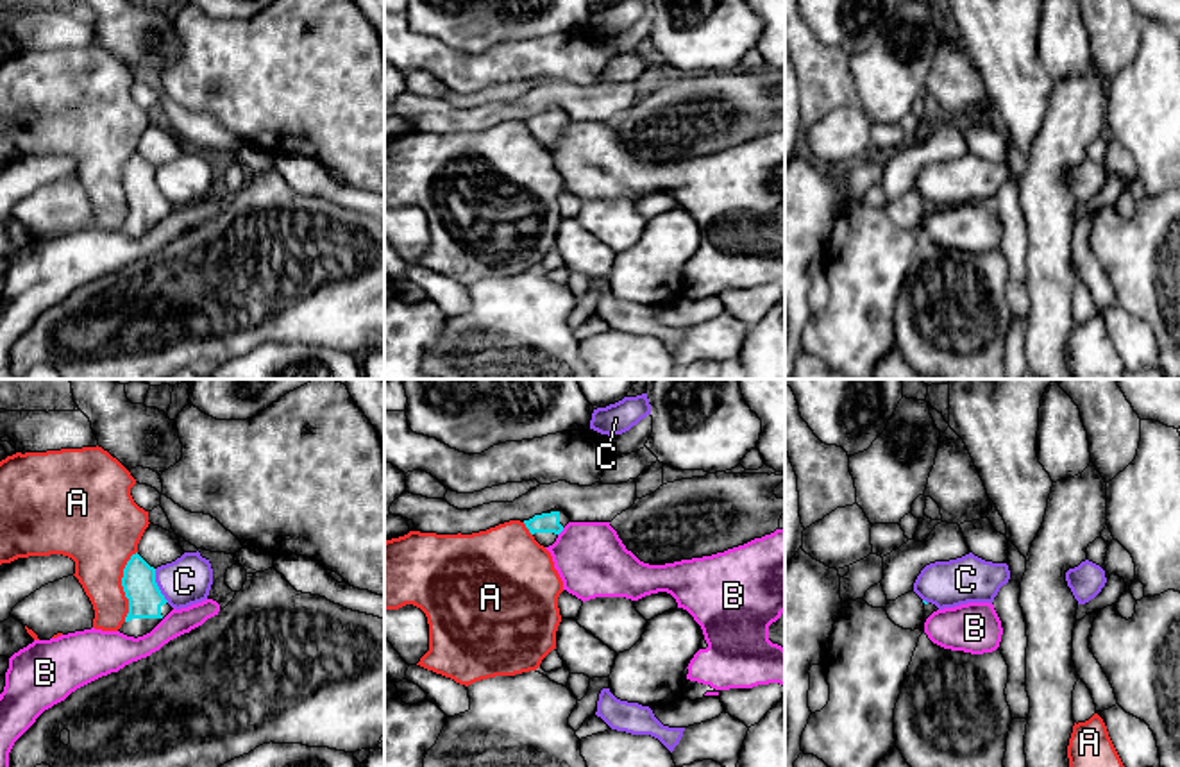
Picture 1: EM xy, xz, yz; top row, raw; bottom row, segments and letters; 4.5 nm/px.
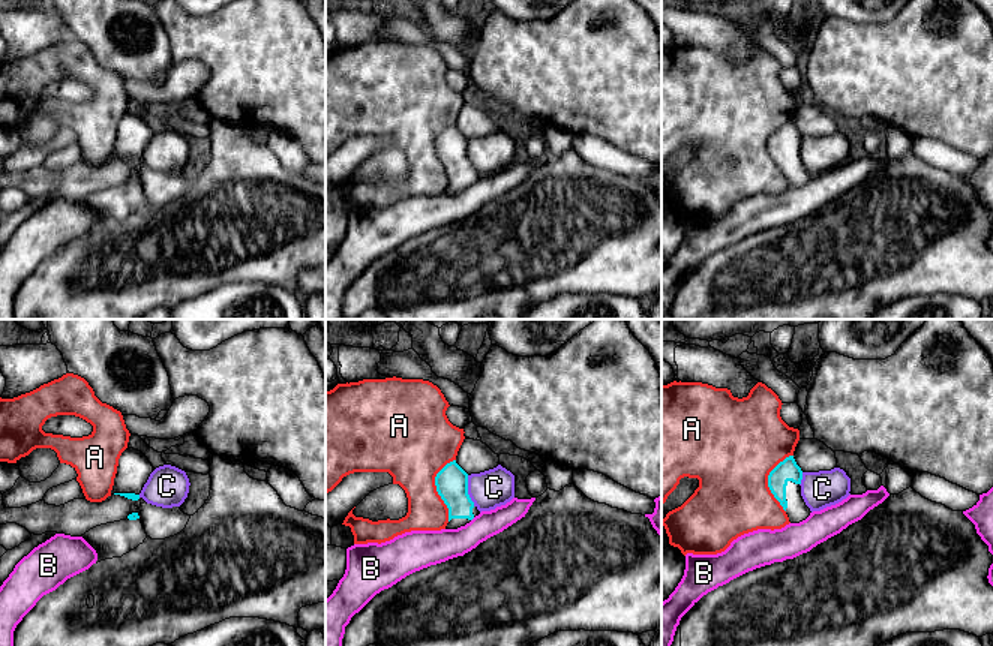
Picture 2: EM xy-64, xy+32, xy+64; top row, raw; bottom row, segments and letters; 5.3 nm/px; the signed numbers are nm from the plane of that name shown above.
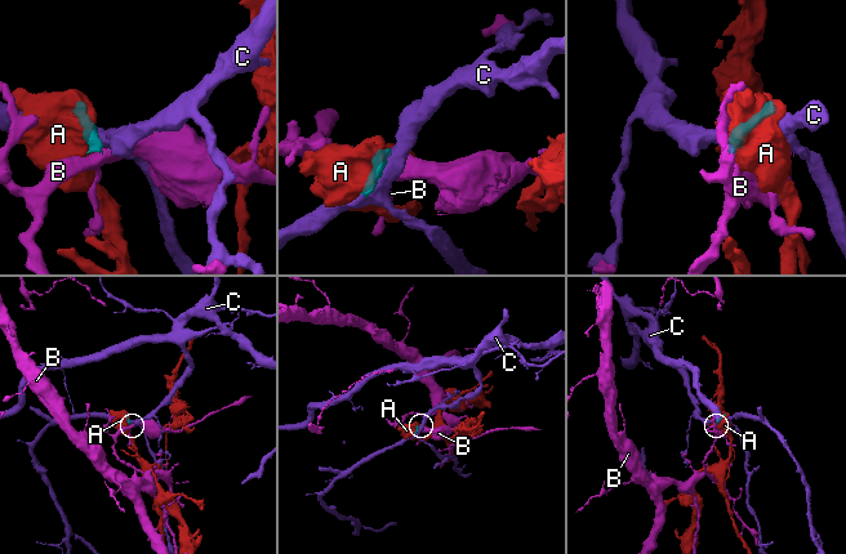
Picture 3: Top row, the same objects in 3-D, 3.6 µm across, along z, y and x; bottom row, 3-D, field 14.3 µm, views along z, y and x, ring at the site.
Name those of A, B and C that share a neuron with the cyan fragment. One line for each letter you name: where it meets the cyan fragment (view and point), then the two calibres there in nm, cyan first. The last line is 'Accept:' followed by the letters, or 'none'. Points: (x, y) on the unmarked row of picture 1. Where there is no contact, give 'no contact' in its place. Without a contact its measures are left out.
Accept: none

